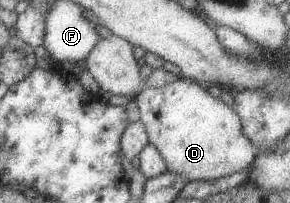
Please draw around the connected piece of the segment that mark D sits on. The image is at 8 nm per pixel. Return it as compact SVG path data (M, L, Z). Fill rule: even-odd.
M184 76L178 77L176 82L162 88L146 87L138 97L143 121L148 127L151 142L162 152L162 158L166 162L166 172L184 176L188 182L216 180L248 168L260 153L244 134L241 118L231 105L224 103L219 97L212 97L208 93L208 87L195 80Z

